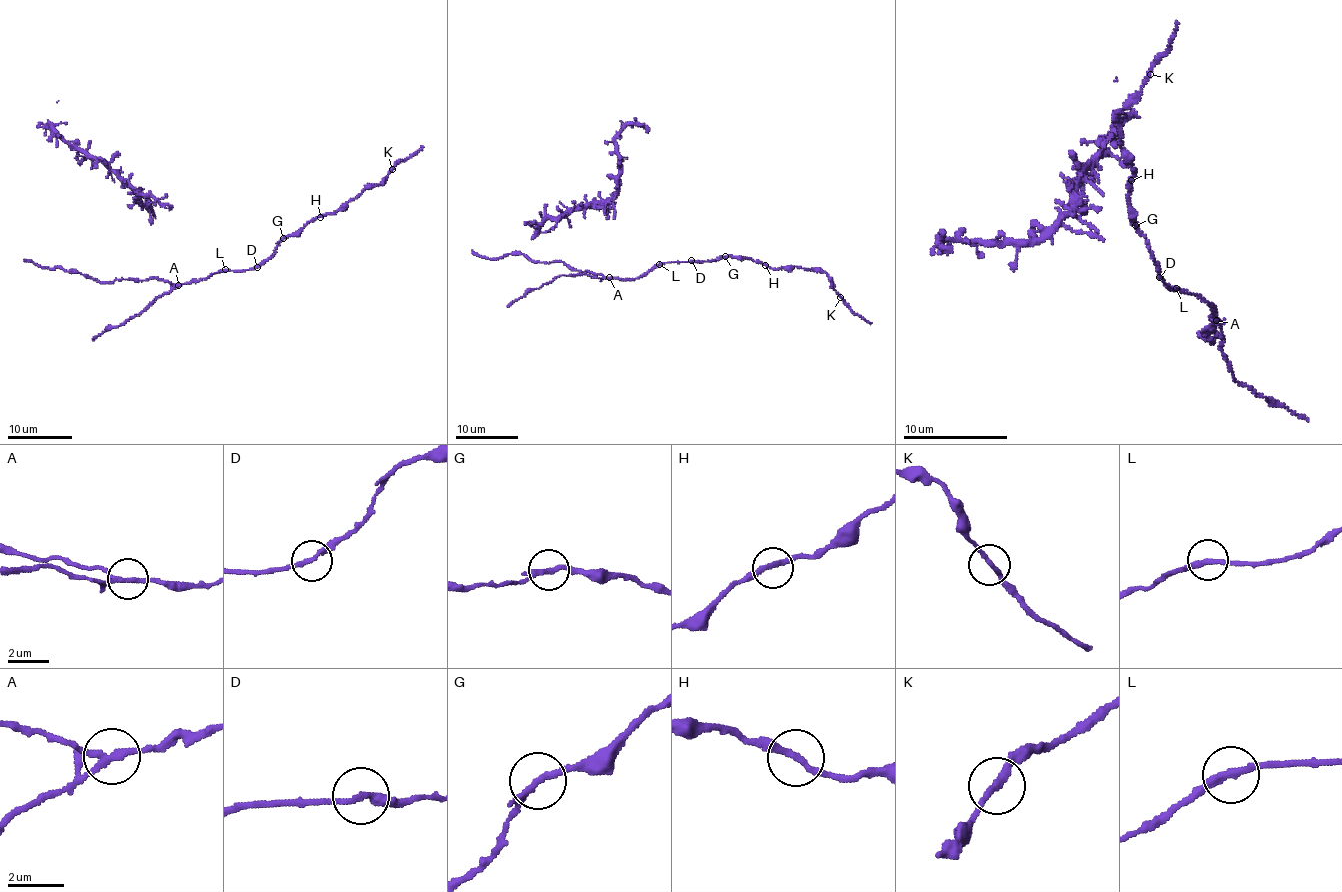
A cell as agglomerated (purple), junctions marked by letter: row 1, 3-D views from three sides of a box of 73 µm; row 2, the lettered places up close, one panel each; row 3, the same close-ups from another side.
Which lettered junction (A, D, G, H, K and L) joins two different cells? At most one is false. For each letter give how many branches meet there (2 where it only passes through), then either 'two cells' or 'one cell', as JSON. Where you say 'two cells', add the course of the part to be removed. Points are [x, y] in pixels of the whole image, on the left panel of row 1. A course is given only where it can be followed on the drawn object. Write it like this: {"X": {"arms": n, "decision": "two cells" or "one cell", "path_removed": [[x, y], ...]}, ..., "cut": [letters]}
{"A": {"arms": 3, "decision": "two cells", "path_removed": [[178, 285], [154, 278], [97, 282], [81, 273], [59, 268], [42, 268], [24, 261]]}, "D": {"arms": 2, "decision": "one cell"}, "G": {"arms": 2, "decision": "one cell"}, "H": {"arms": 2, "decision": "one cell"}, "K": {"arms": 2, "decision": "one cell"}, "L": {"arms": 2, "decision": "one cell"}, "cut": ["A"]}

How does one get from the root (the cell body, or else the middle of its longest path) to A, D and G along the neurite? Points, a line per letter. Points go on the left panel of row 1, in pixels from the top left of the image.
A: (191, 281), (178, 285)
D: (191, 281), (225, 271), (257, 267)
G: (191, 281), (225, 271), (254, 269), (267, 261), (283, 238)

